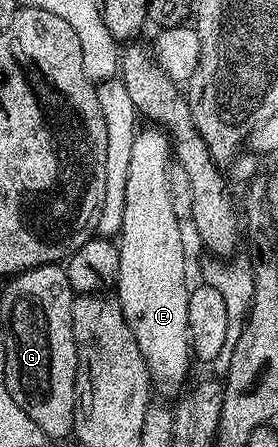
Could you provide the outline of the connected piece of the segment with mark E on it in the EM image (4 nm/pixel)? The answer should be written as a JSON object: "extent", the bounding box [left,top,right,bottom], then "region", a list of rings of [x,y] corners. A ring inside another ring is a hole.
{"extent":[116,128,192,385],"region":[[[139,128],[135,132],[132,159],[128,159],[122,232],[116,241],[120,255],[116,296],[124,311],[124,319],[136,335],[153,384],[178,385],[185,379],[192,362],[188,323],[191,286],[186,285],[183,226],[176,211],[172,211],[168,187],[172,141],[161,128],[152,128],[156,129]]]}

